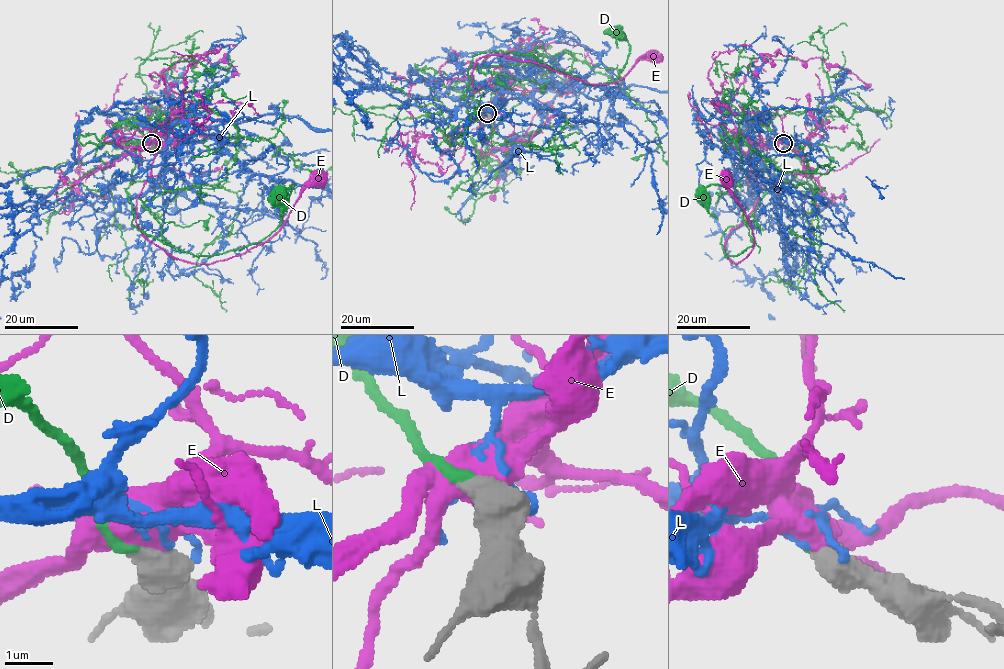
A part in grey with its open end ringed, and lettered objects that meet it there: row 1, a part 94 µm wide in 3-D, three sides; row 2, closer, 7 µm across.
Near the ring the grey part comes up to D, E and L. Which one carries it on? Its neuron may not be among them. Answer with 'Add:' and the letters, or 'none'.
Add: D

